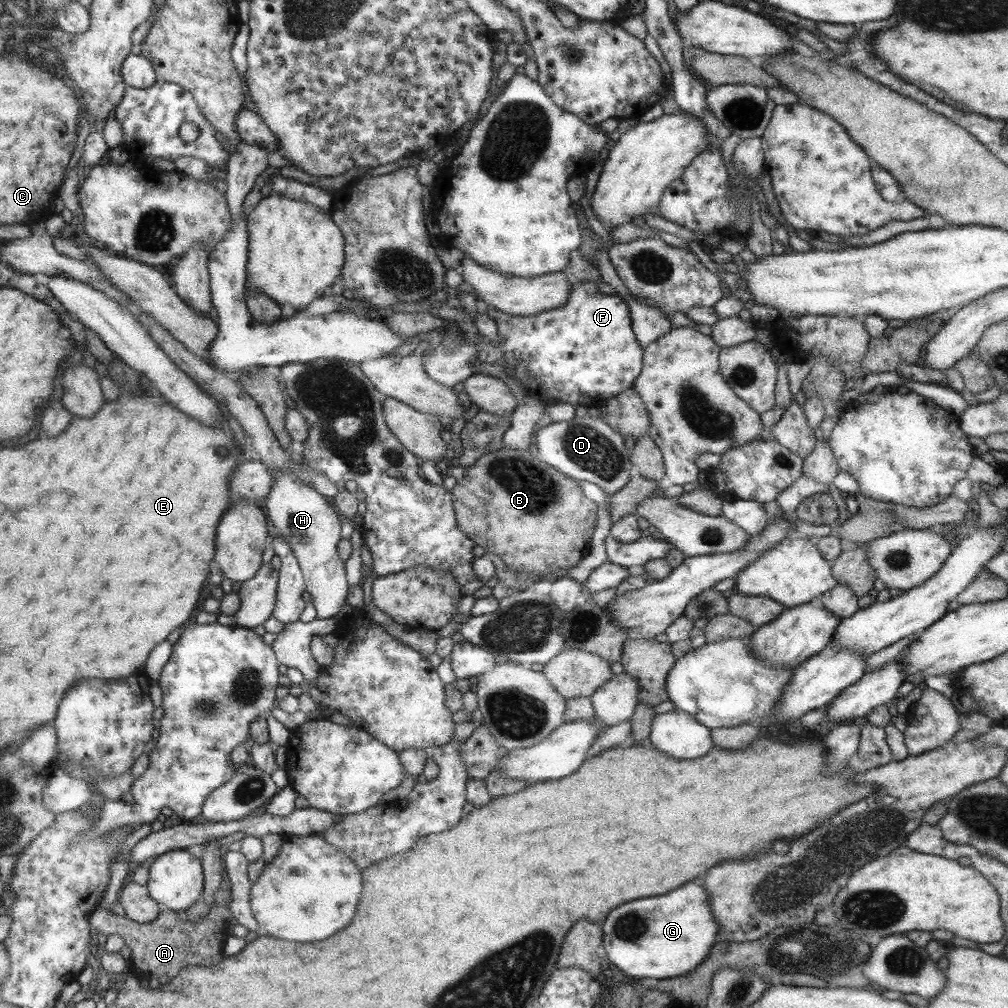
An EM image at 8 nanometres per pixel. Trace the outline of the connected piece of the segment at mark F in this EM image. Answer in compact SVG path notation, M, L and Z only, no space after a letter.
M571 281L569 298L563 306L547 312L539 312L535 316L511 316L511 314L499 313L493 307L489 308L487 316L492 316L496 323L499 342L492 346L490 340L479 334L475 343L468 344L458 328L456 335L458 347L450 349L443 345L449 331L441 330L439 344L433 350L427 346L421 356L421 366L429 378L449 388L475 374L477 371L474 367L477 363L498 364L514 382L518 380L524 384L528 396L537 397L543 404L551 403L553 400L553 402L587 407L601 404L627 391L627 388L632 388L634 380L641 374L643 348L637 343L631 331L626 301L617 294L600 293L594 281Z

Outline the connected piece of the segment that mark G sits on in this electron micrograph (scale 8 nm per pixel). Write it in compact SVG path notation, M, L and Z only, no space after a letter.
M697 880L695 884L683 884L675 888L675 892L667 892L659 898L631 900L613 908L611 916L601 926L602 946L607 960L631 978L673 979L695 970L707 958L717 929L705 889Z

